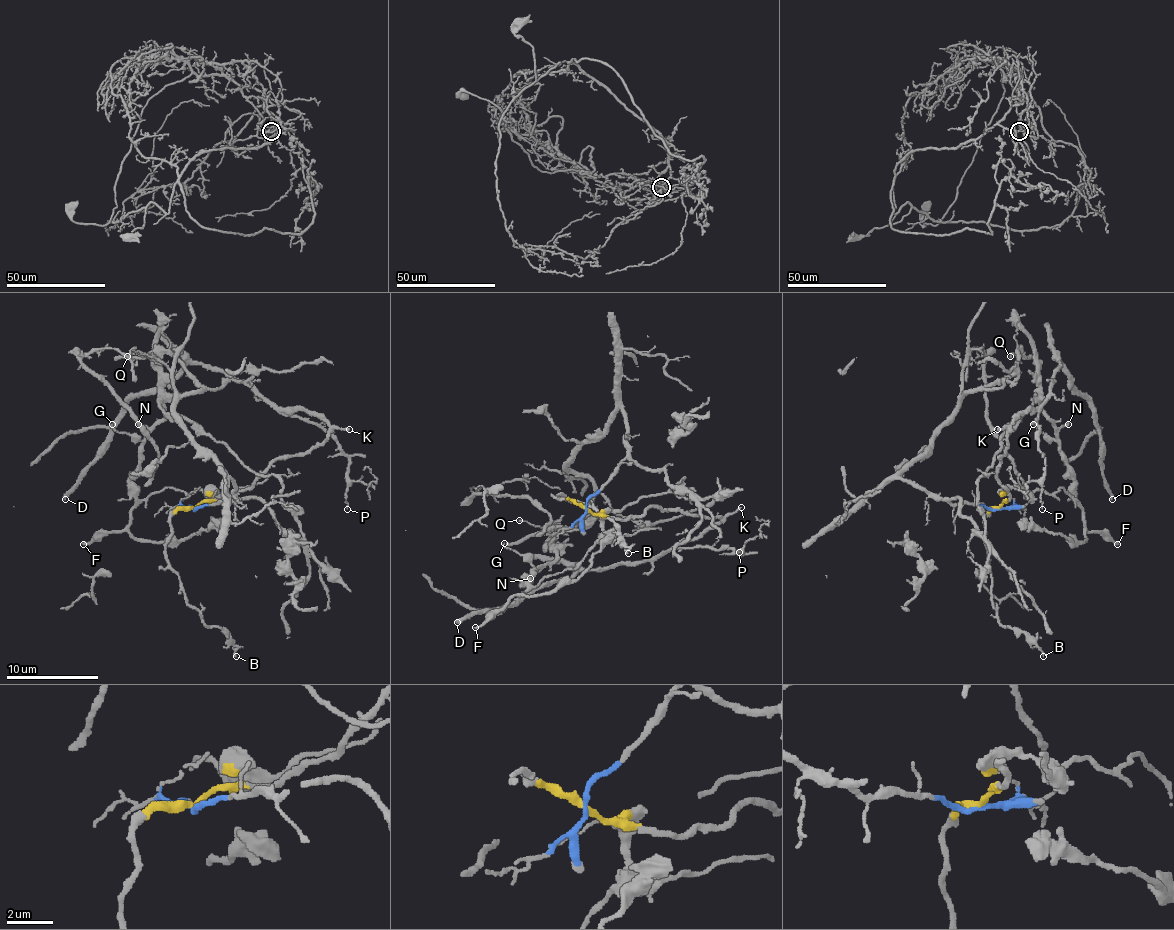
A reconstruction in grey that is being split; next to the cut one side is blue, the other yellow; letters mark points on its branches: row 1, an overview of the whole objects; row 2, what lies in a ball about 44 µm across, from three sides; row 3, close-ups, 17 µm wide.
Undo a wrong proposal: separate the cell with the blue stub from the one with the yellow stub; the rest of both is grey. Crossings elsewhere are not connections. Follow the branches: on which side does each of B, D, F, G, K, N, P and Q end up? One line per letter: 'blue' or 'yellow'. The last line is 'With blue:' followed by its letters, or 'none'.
B: yellow
D: yellow
F: yellow
G: yellow
K: yellow
N: yellow
P: yellow
Q: blue
With blue: Q

